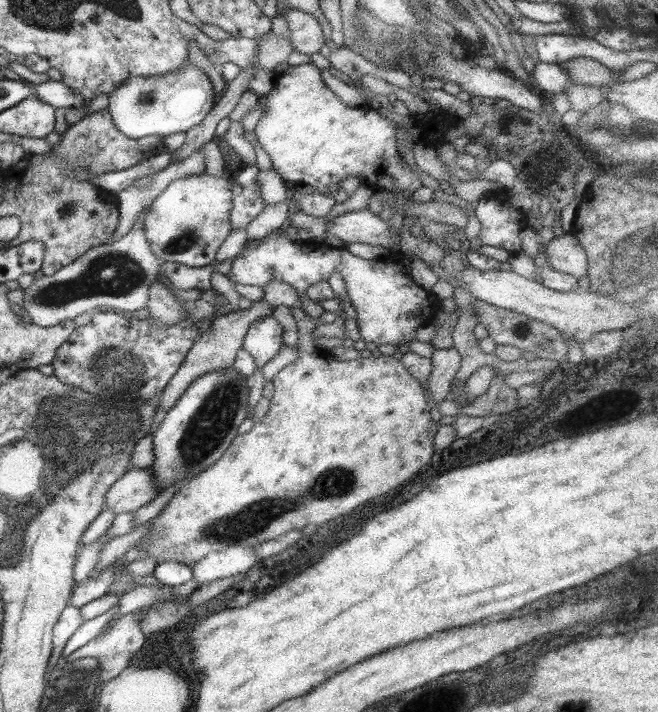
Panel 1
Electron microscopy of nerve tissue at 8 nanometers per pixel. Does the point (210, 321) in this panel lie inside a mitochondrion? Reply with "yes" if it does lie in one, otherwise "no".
no

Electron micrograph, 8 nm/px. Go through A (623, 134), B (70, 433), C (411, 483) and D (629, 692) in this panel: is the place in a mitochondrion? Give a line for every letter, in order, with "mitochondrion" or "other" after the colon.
A: mitochondrion
B: mitochondrion
C: other
D: other

